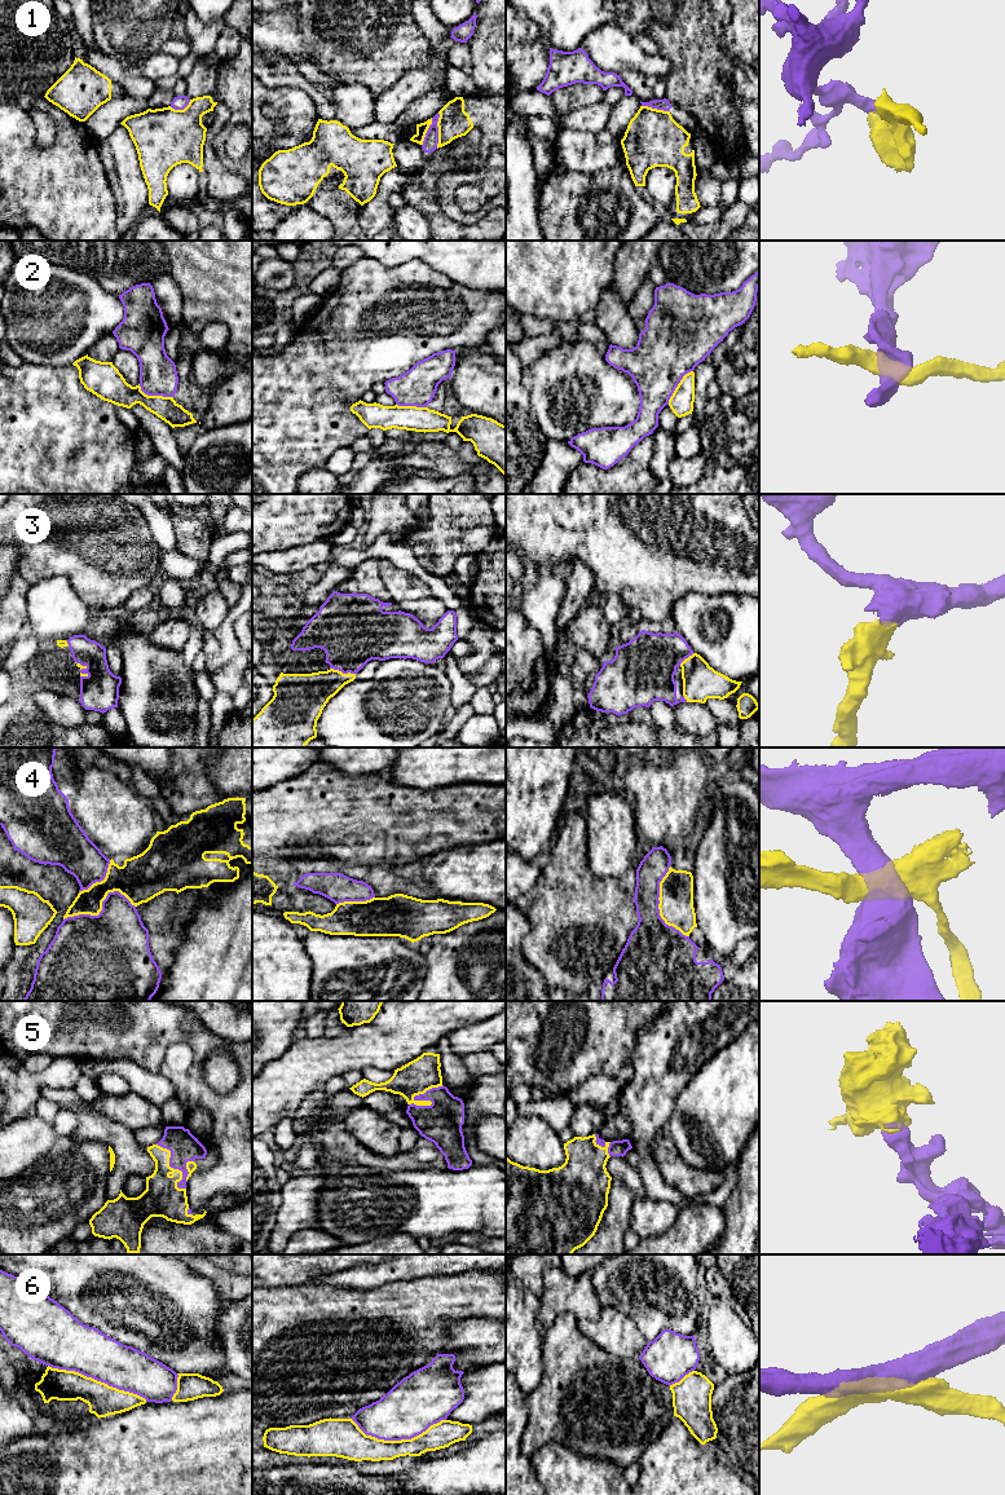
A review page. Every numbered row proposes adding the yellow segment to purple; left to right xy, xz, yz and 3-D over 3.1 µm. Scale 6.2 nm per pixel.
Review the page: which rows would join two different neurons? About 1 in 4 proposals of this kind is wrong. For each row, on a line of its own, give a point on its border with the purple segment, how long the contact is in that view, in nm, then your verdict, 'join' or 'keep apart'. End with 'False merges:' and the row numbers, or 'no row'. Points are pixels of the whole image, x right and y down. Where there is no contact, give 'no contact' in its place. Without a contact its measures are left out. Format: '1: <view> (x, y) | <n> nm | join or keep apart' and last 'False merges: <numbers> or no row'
1: xz (437, 131) | 220 nm | keep apart
2: xy (154, 395) | 240 nm | keep apart
3: xz (343, 673) | 170 nm | join
4: xy (102, 908) | 460 nm | keep apart
5: xz (424, 1093) | 240 nm | join
6: xy (97, 1380) | 650 nm | keep apart
False merges: 1, 2, 4, 6

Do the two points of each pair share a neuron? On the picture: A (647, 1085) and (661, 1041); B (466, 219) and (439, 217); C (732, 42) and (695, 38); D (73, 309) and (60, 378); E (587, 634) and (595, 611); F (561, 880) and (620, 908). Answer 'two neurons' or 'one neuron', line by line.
A: one neuron
B: two neurons
C: two neurons
D: two neurons
E: one neuron
F: one neuron

